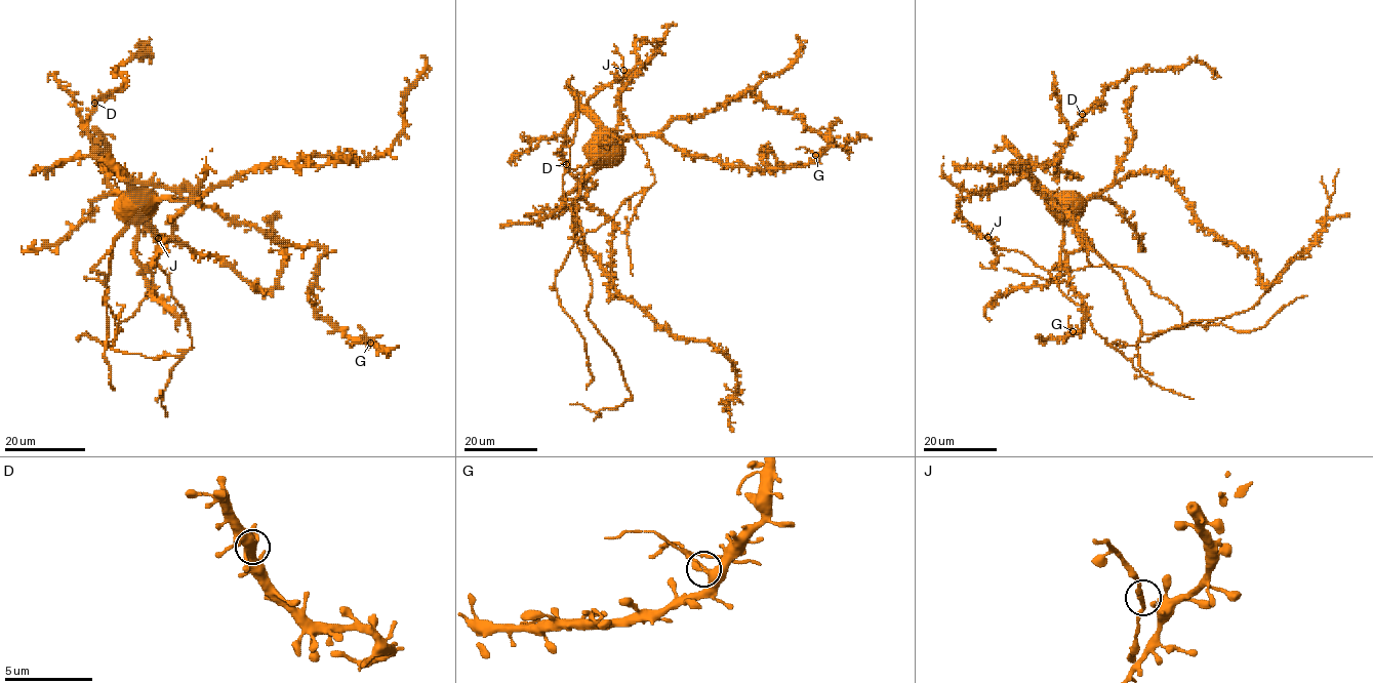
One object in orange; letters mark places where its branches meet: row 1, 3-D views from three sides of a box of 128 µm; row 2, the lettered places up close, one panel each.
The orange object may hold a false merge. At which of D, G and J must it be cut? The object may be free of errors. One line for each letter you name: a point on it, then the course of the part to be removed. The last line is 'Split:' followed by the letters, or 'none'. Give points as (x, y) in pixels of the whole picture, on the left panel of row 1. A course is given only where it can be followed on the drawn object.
G: place (370, 343); course (369, 343), (348, 343)
Split: G

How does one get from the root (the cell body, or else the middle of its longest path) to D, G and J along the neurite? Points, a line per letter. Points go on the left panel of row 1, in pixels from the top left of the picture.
D: (140, 202), (136, 193), (112, 167), (93, 155), (89, 114), (94, 103)
G: (140, 202), (149, 193), (197, 199), (277, 239), (322, 246), (326, 250), (309, 300), (320, 317), (369, 343)
J: (140, 202), (118, 171), (125, 178), (192, 192), (194, 198), (170, 218), (172, 233), (165, 240), (158, 238)

